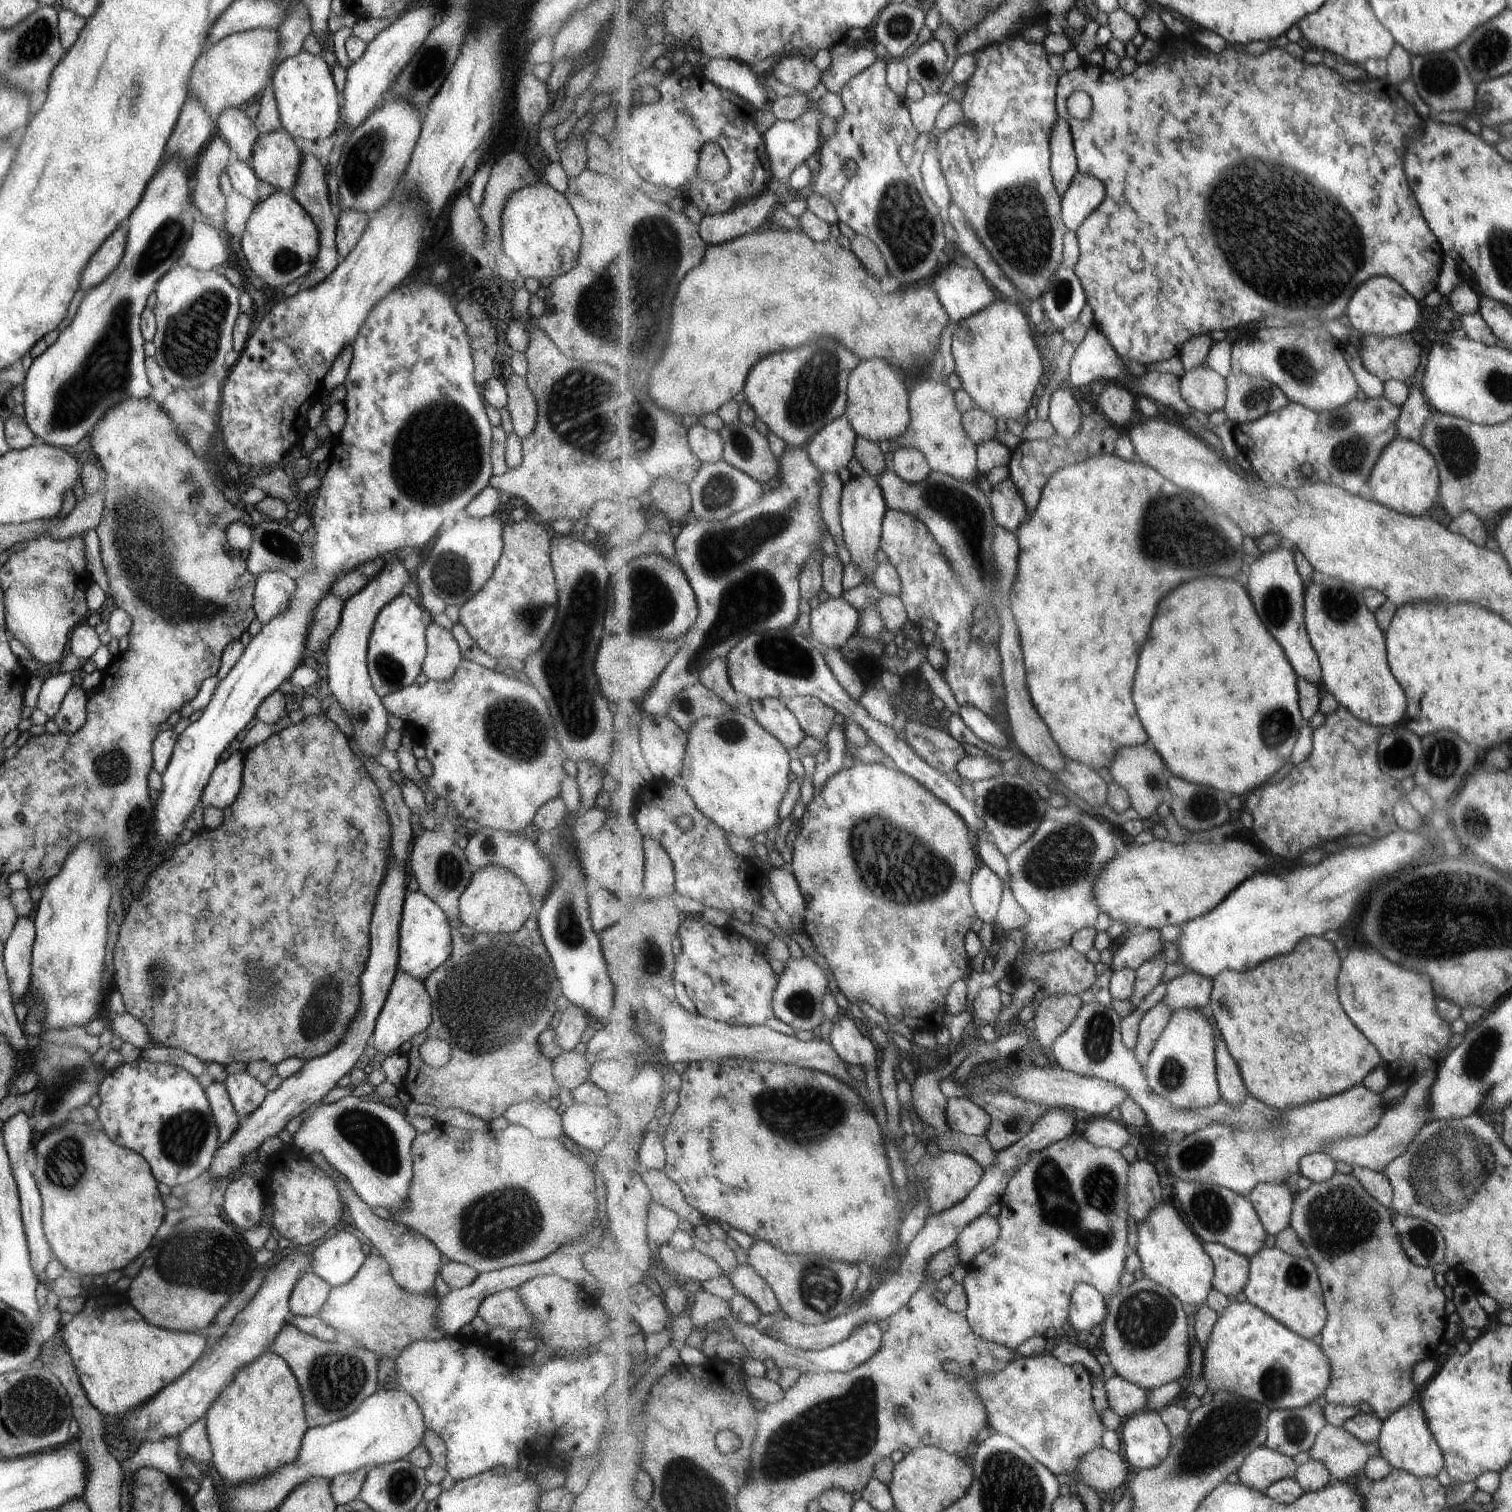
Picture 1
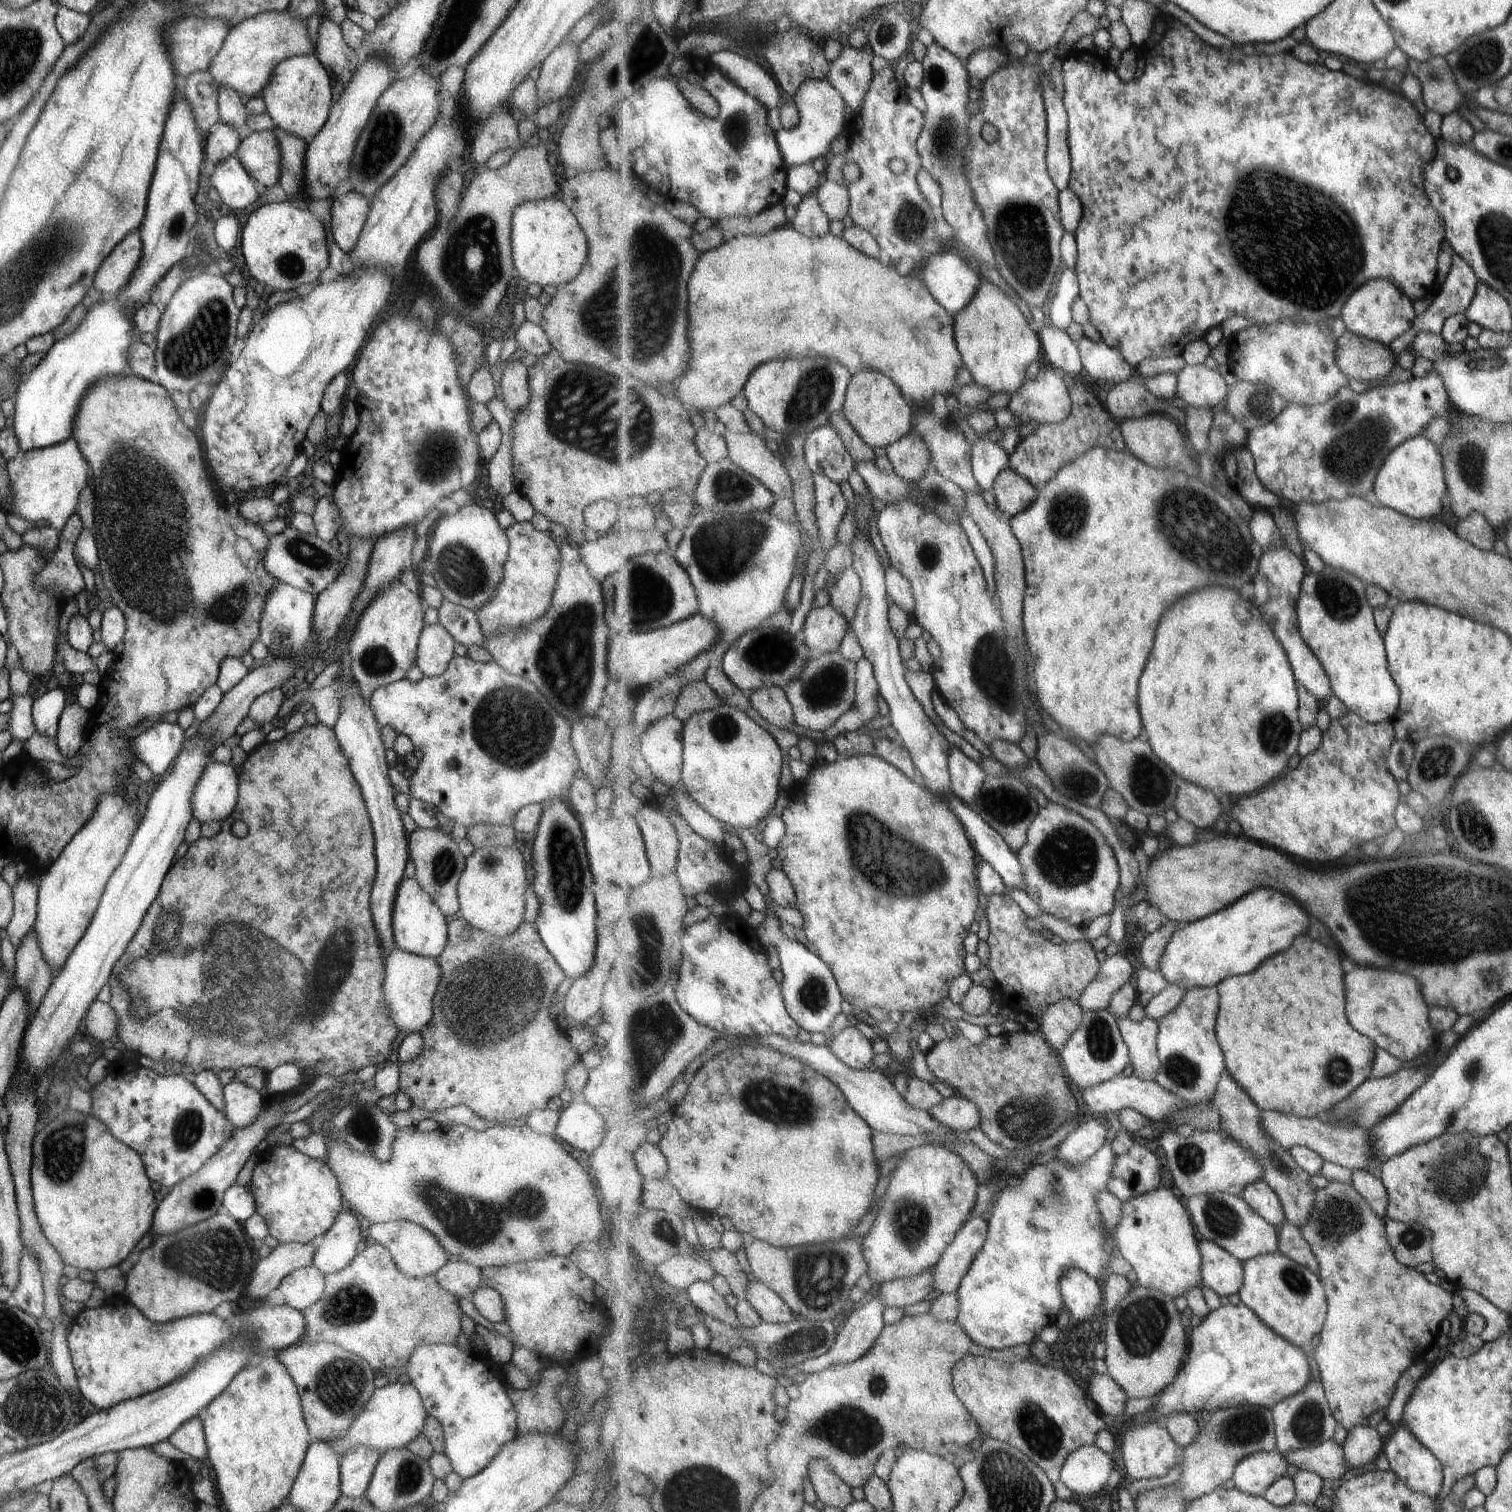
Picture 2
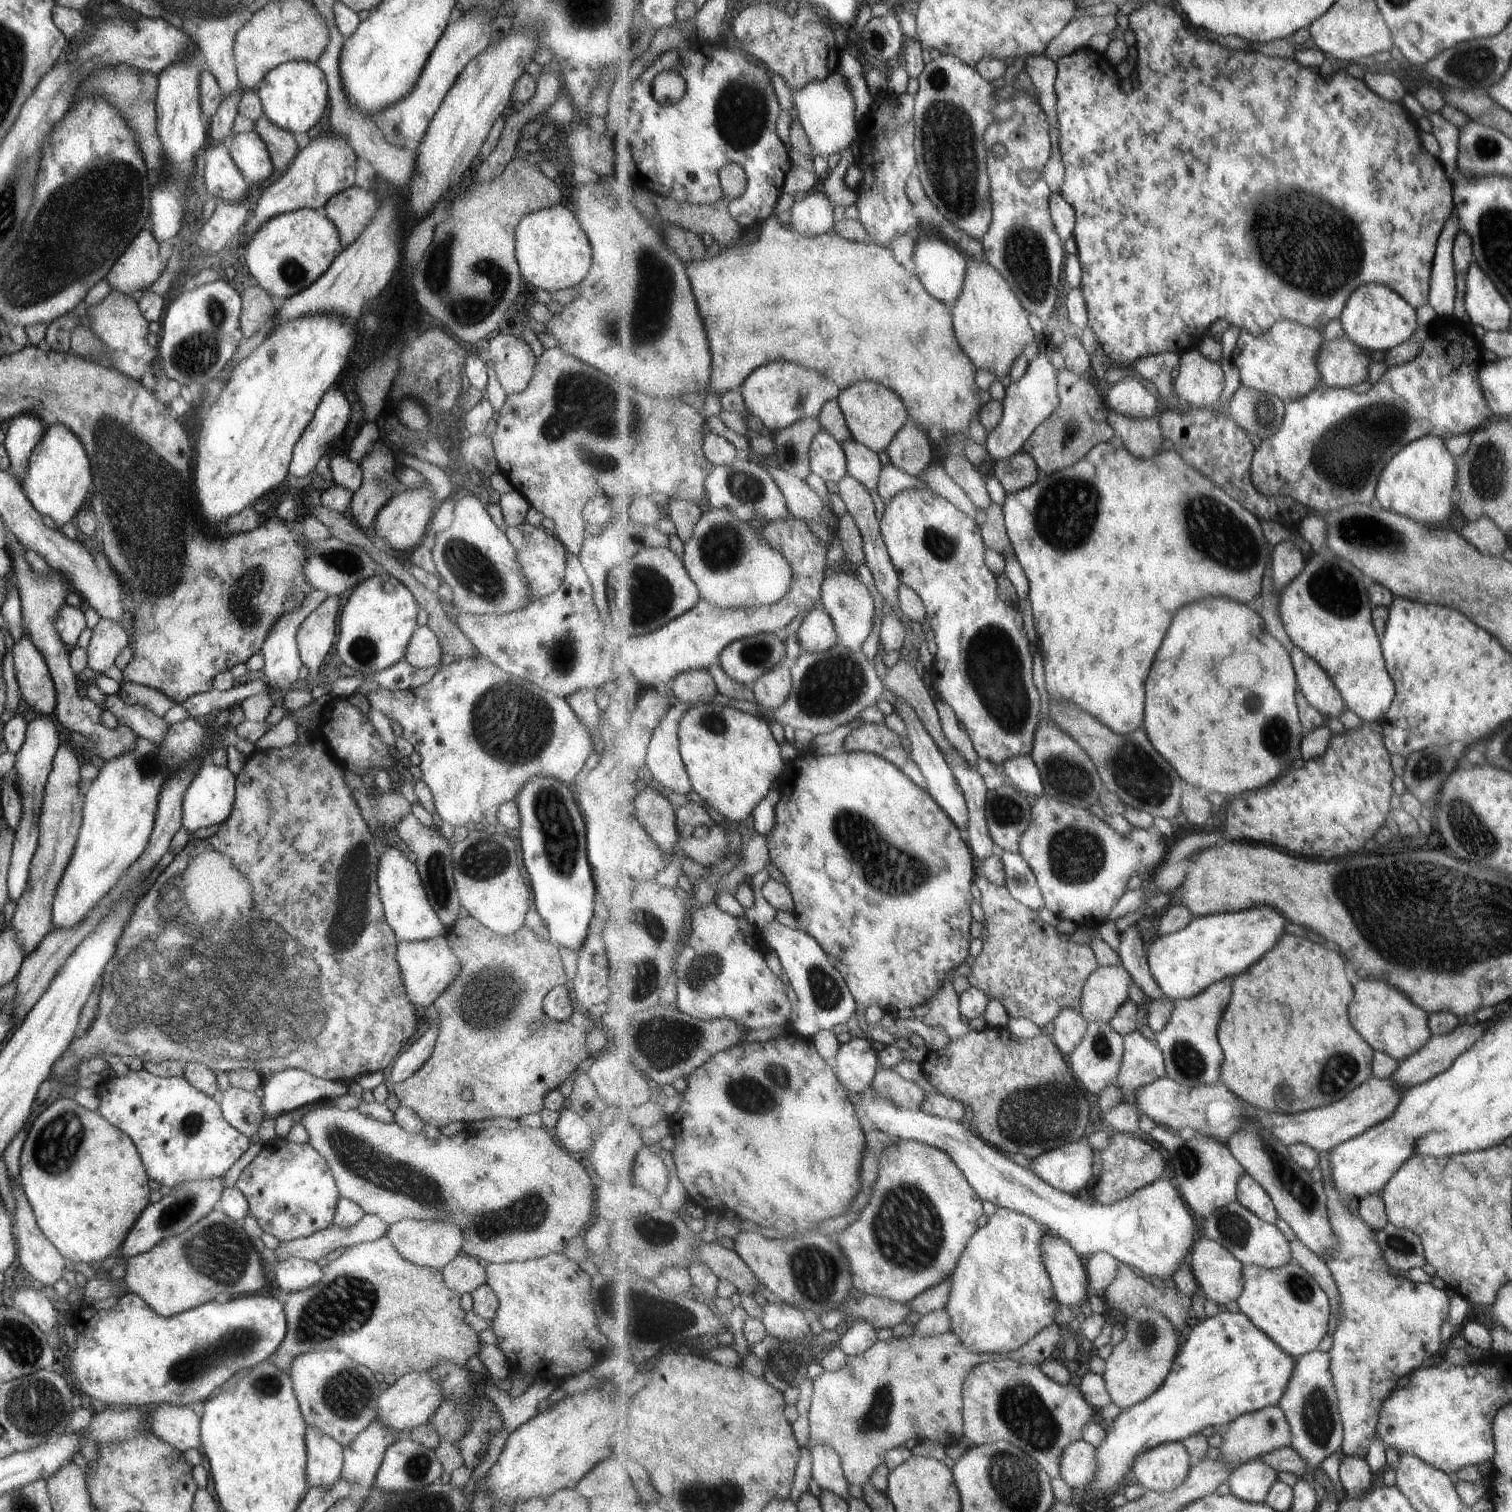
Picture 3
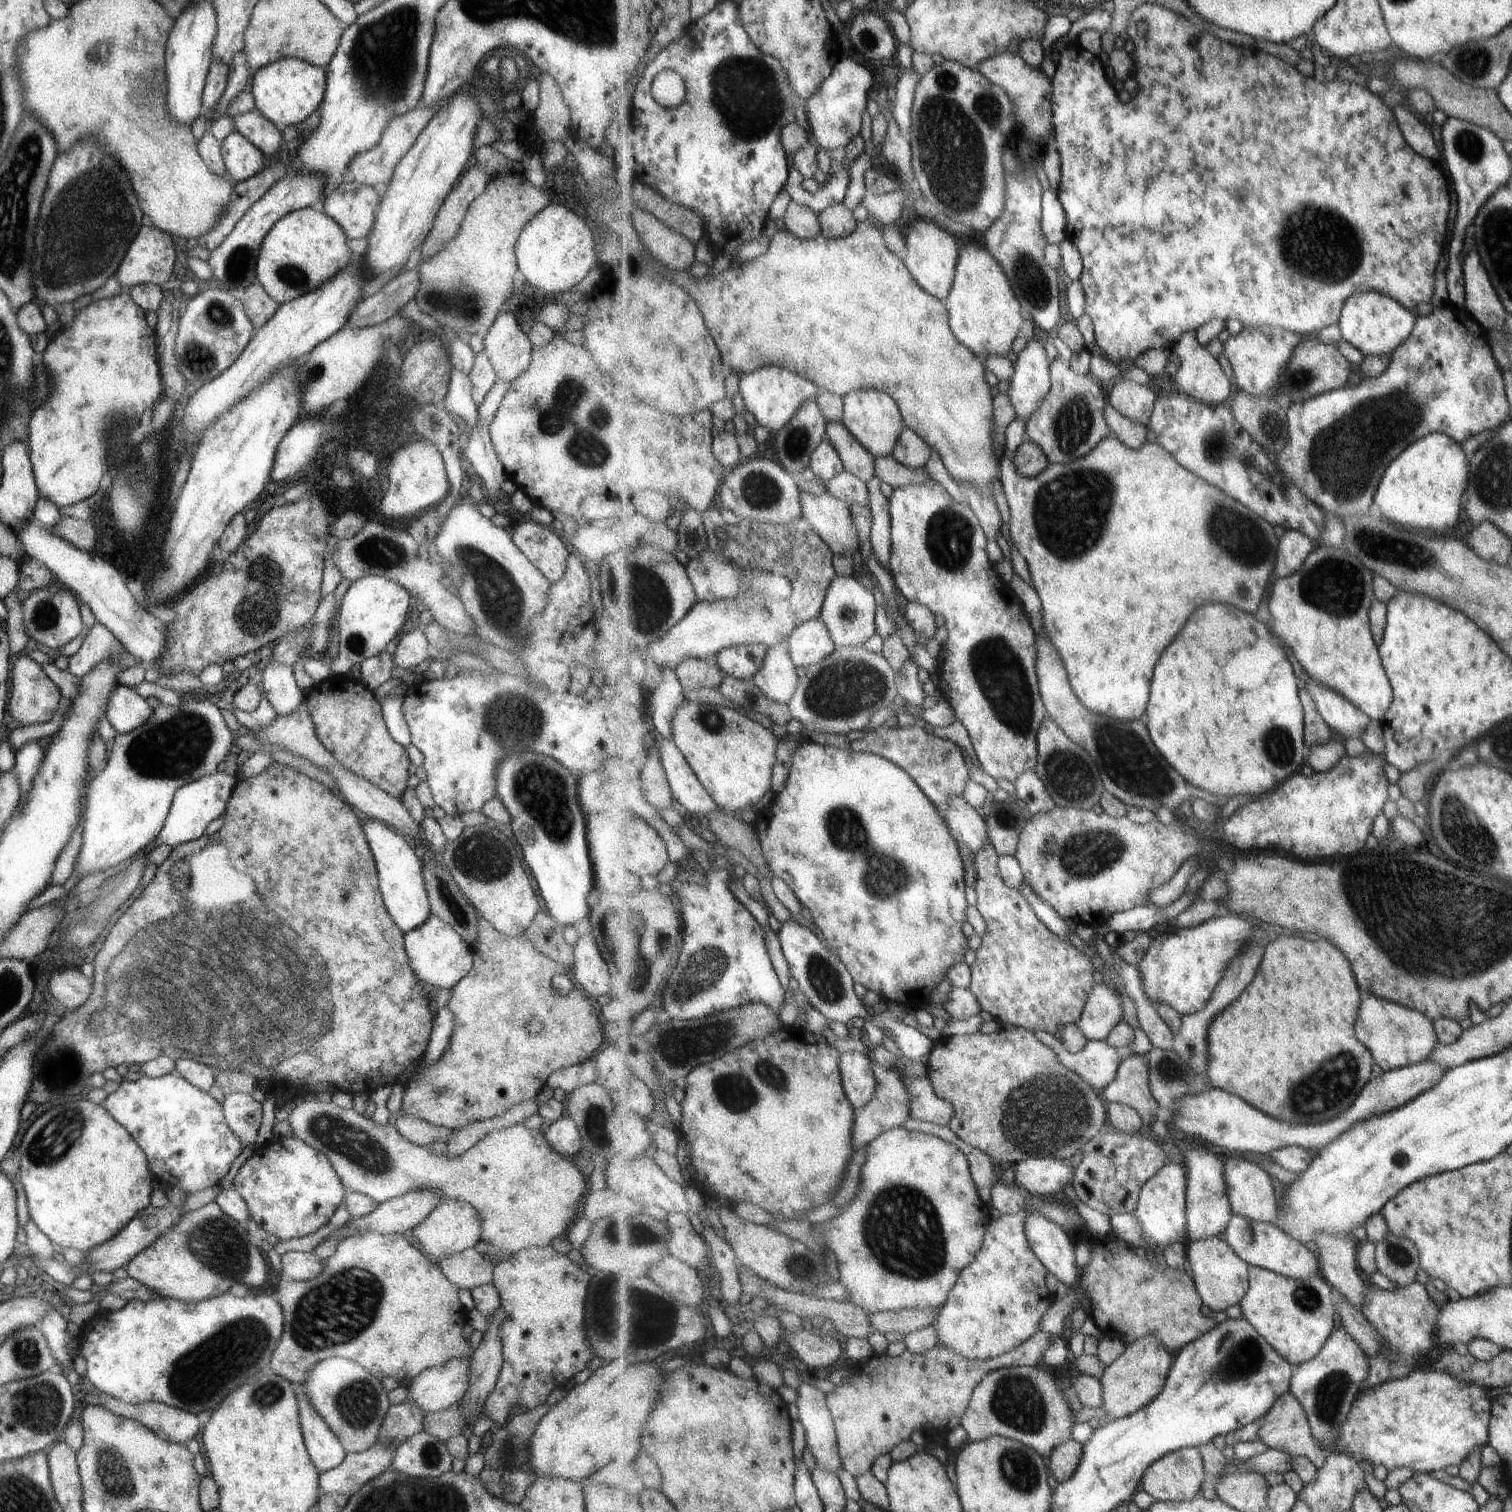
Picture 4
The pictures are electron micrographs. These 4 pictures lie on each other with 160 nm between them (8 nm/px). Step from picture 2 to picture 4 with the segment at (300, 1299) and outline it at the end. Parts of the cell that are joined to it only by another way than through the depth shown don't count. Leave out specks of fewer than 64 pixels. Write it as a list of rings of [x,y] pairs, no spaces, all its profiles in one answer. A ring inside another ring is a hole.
[[[287,1251],[280,1256],[280,1262],[280,1274],[294,1281],[311,1280],[323,1267],[312,1251]]]

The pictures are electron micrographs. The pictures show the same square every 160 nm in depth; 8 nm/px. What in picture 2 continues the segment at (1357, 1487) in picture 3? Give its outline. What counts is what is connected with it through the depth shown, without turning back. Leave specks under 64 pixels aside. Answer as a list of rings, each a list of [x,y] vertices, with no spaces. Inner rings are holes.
[[[1365,1423],[1348,1431],[1343,1446],[1349,1469],[1367,1466],[1369,1462],[1374,1462],[1383,1450],[1381,1436],[1377,1434],[1374,1425]]]

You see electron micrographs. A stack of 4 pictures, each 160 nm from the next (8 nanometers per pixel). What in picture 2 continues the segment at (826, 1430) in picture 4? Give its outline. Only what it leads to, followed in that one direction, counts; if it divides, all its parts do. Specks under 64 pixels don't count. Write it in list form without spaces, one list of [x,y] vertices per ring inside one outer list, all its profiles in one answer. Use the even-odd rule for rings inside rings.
[[[825,1460],[809,1464],[809,1479],[824,1506],[845,1510],[854,1502],[852,1489],[825,1464]]]

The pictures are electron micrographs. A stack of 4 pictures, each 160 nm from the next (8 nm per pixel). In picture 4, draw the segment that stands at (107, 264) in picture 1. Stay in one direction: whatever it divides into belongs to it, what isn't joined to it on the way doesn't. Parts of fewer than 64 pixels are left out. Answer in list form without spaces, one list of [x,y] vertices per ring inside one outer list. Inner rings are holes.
[[[141,225],[127,252],[123,255],[119,266],[113,274],[124,291],[138,284],[154,284],[159,286],[173,272],[173,261],[175,260],[175,247],[171,242],[171,235],[155,227],[149,228]]]

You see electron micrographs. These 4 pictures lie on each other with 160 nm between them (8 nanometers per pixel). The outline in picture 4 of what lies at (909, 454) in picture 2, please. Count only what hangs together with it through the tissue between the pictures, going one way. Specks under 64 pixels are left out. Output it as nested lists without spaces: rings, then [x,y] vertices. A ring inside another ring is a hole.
[[[905,426],[900,434],[893,456],[905,466],[912,470],[920,469],[929,462],[931,458],[931,447],[923,440],[917,432]]]

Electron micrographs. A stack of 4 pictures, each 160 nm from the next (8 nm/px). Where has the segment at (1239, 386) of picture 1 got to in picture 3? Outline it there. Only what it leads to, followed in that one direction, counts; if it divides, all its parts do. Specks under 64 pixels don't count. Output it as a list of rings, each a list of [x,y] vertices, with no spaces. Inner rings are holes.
[[[1243,384],[1233,395],[1230,408],[1231,416],[1241,428],[1253,432],[1263,441],[1283,426],[1286,415],[1286,403],[1281,397]]]

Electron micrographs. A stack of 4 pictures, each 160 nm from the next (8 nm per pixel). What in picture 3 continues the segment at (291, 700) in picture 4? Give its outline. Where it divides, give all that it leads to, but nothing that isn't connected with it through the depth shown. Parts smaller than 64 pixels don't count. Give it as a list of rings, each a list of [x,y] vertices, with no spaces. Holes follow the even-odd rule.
[[[311,590],[309,594],[305,594],[305,598],[301,600],[301,604],[297,604],[297,608],[293,608],[291,612],[285,612],[283,616],[279,616],[273,622],[273,626],[269,628],[269,632],[267,632],[267,636],[265,636],[265,640],[261,644],[259,653],[264,662],[262,668],[263,678],[265,678],[265,684],[269,686],[269,694],[277,699],[280,699],[283,694],[290,690],[291,684],[298,679],[298,671],[302,666],[299,652],[297,652],[297,628],[327,596],[321,590]]]

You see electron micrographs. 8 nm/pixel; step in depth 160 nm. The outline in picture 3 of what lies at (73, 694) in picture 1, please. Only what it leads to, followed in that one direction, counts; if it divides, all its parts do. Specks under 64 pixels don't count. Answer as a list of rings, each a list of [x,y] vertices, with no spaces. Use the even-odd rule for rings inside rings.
[[[69,738],[67,744],[61,742],[52,761],[51,772],[47,776],[43,788],[43,797],[40,814],[37,818],[38,838],[36,850],[29,864],[29,876],[25,890],[21,892],[19,900],[15,902],[15,910],[11,916],[10,925],[15,932],[17,942],[20,944],[24,957],[37,946],[40,940],[47,936],[54,928],[50,916],[52,915],[51,900],[59,878],[73,852],[77,839],[77,832],[81,828],[83,795],[80,791],[82,784],[79,775],[79,766],[83,756],[73,750]]]

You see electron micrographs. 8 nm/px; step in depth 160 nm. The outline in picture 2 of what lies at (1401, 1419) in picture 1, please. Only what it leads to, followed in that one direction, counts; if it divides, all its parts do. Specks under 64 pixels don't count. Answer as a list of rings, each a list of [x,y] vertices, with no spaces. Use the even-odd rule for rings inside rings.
[[[1396,1424],[1385,1442],[1384,1454],[1392,1471],[1409,1484],[1413,1492],[1439,1496],[1443,1487],[1440,1461],[1409,1430]]]

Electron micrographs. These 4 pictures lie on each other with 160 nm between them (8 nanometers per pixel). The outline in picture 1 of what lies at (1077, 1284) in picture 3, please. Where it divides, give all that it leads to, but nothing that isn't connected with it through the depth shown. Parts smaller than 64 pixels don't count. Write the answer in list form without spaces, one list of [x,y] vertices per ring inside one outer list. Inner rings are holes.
[[[1081,1283],[1073,1291],[1069,1322],[1077,1332],[1089,1333],[1091,1328],[1105,1322],[1107,1313],[1105,1296],[1092,1284]]]

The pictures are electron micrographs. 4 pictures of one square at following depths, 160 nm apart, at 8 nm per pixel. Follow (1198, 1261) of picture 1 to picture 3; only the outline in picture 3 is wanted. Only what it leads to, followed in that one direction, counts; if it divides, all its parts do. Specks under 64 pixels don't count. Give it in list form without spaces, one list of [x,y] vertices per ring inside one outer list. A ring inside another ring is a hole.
[[[876,1087],[857,1095],[865,1114],[878,1130],[895,1139],[913,1139],[935,1145],[948,1152],[983,1200],[998,1207],[1033,1217],[1049,1231],[1063,1237],[1084,1259],[1105,1251],[1130,1264],[1137,1272],[1173,1279],[1180,1264],[1190,1261],[1195,1244],[1195,1218],[1191,1216],[1182,1194],[1168,1178],[1144,1186],[1114,1205],[1088,1201],[1083,1195],[1066,1193],[1043,1180],[1031,1168],[1023,1168],[1009,1160],[1008,1155],[963,1124],[942,1119],[921,1109],[906,1109]]]

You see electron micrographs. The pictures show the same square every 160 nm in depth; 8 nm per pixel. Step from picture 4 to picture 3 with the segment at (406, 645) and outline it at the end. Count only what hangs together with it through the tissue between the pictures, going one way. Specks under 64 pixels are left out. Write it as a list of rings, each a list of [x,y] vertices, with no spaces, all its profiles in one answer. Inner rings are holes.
[[[425,624],[419,625],[411,634],[411,638],[407,642],[407,648],[405,648],[405,656],[402,660],[406,660],[415,668],[426,669],[431,666],[437,667],[441,655],[441,646],[439,646],[437,636]]]

